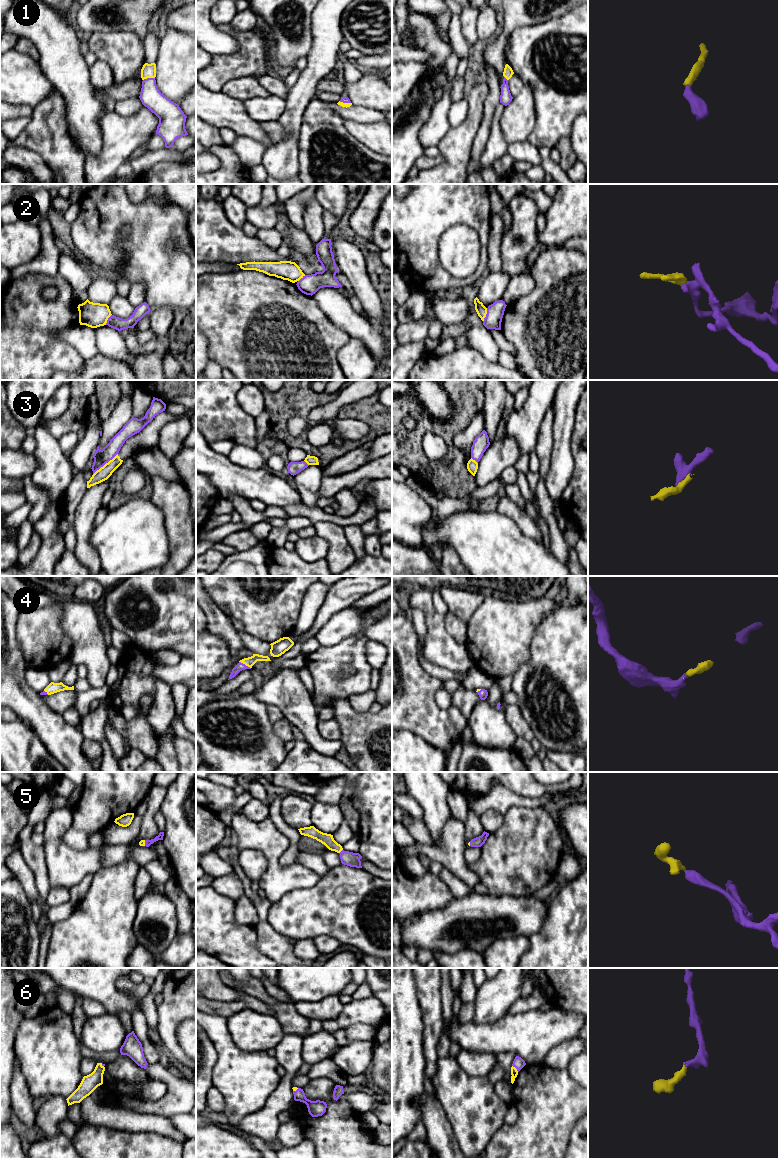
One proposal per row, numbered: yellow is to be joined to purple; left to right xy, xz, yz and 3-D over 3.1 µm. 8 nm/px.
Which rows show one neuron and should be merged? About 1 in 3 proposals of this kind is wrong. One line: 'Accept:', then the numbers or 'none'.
Accept: 1, 4, 5, 6

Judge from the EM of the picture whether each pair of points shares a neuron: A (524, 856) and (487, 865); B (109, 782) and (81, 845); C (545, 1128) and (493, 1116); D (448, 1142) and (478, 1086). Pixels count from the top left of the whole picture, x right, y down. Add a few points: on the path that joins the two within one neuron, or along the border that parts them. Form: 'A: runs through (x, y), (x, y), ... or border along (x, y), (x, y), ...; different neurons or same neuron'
A: runs through (515, 860), (508, 865), (496, 865); same neuron
B: runs through (103, 798), (89, 815), (81, 829); same neuron
C: border along (504, 1123), (489, 1141); different neurons
D: border along (444, 1110), (459, 1147); different neurons

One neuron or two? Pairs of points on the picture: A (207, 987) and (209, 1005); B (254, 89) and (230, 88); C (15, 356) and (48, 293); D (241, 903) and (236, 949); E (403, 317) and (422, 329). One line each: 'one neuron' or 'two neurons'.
A: two neurons
B: one neuron
C: two neurons
D: two neurons
E: two neurons

